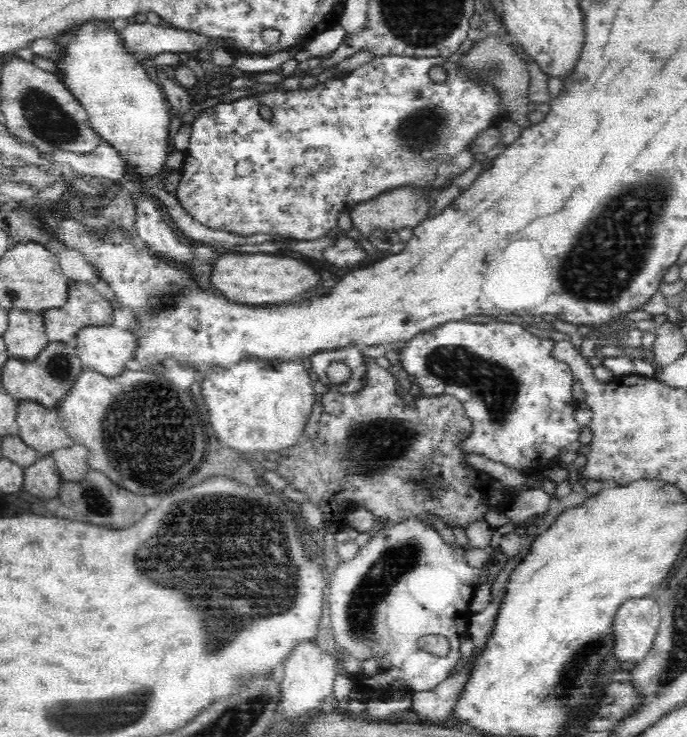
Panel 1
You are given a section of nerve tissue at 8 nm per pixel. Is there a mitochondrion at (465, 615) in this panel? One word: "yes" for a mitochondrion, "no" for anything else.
no

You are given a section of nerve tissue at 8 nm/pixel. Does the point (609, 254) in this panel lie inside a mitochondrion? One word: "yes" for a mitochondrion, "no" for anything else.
yes

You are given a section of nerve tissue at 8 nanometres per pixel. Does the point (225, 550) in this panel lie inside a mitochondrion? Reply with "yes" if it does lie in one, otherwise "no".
yes

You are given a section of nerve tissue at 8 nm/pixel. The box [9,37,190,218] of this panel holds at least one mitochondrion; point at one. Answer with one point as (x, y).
(46, 118)

